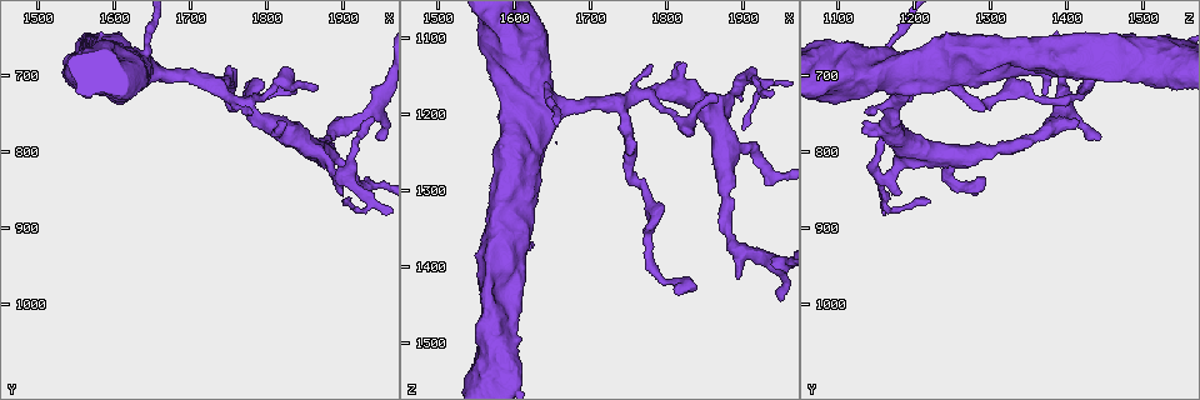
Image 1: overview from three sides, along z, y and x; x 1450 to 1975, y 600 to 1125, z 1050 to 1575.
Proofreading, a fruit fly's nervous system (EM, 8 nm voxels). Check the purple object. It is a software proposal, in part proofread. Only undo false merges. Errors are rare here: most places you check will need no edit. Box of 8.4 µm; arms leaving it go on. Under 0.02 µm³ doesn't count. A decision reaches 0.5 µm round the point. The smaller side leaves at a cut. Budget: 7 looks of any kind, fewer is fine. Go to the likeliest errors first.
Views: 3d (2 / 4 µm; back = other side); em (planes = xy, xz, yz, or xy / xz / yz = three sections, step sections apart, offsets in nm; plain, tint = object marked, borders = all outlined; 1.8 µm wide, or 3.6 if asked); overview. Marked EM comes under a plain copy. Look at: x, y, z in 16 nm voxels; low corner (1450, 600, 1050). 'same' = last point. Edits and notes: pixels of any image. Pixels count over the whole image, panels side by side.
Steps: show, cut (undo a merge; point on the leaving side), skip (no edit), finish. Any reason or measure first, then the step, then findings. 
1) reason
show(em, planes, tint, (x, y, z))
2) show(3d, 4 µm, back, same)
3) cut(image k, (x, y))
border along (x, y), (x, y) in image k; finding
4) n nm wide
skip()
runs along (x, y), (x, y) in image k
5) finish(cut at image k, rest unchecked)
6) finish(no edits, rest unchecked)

closes a loop
show(3d, 4 µm, back, (1615, 685, 1290))

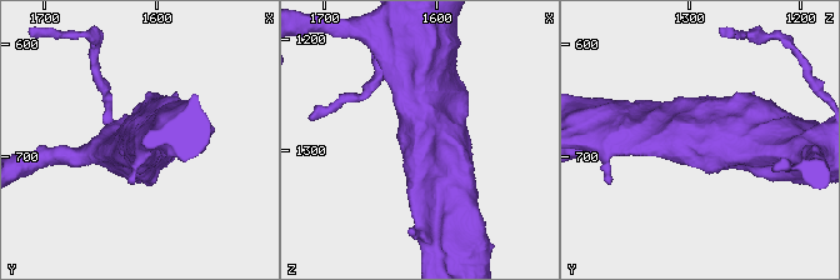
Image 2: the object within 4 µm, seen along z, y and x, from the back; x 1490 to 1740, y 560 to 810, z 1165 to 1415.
show(em, 3.6 µm, planes, borders, (1614, 686, 1294))

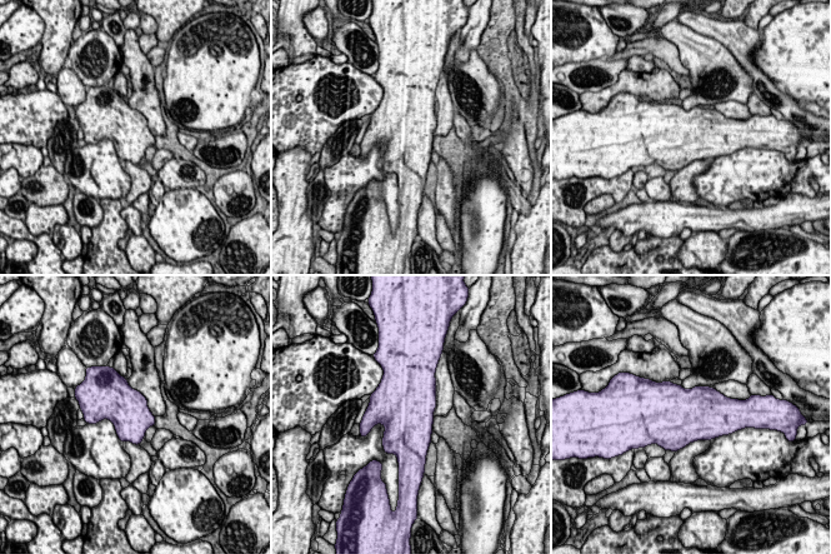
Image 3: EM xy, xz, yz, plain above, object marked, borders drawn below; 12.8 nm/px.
skip()
one neuron here

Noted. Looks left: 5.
show(em, planes, borders, (1895, 835, 1160))

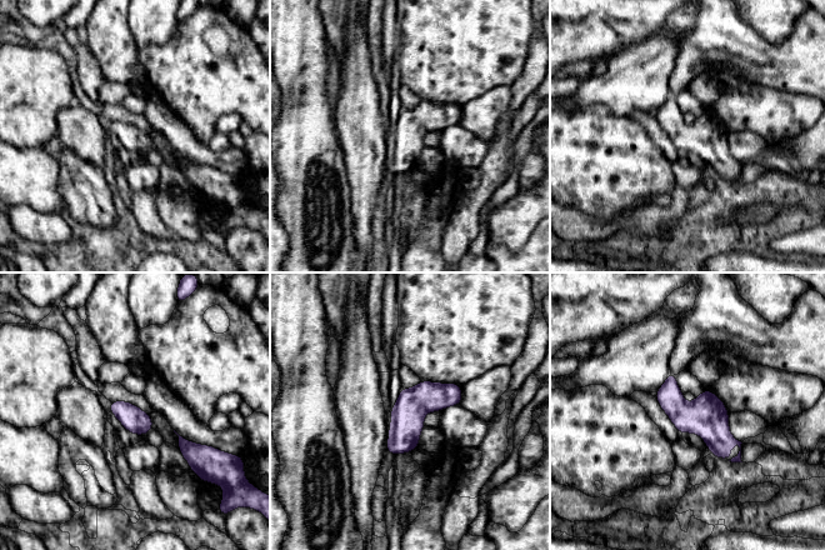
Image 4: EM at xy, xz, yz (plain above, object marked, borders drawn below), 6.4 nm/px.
skip()
runs along (671, 376), (671, 396), (738, 459) in image 4; all the same neuron

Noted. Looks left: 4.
sharp bend
show(em, xy, step 16, tint, (1800, 725, 1195))

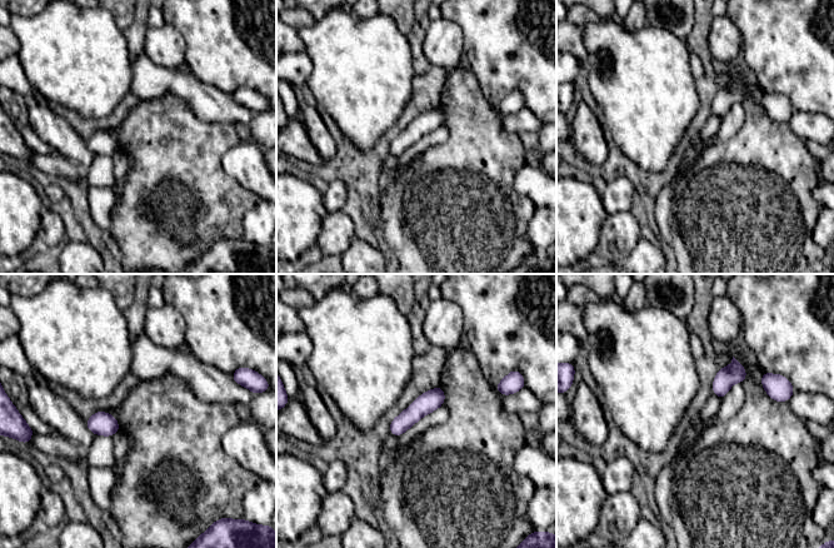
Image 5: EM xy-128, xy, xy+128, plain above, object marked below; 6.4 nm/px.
show(em, planes, borders, same)

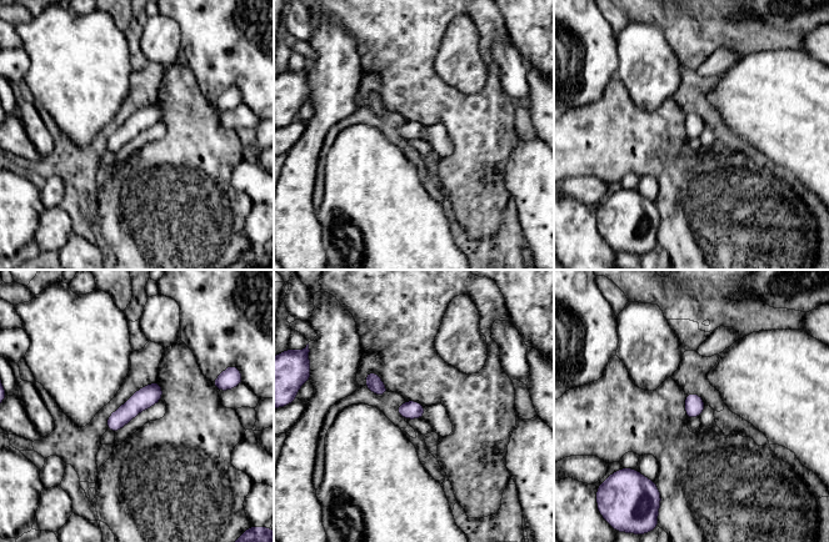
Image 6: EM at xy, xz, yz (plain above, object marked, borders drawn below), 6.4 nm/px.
120 nm wide
skip()
runs along (155, 386), (110, 426) in image 6; one neuron here

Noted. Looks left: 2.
finish(no edits, rest unchecked)

